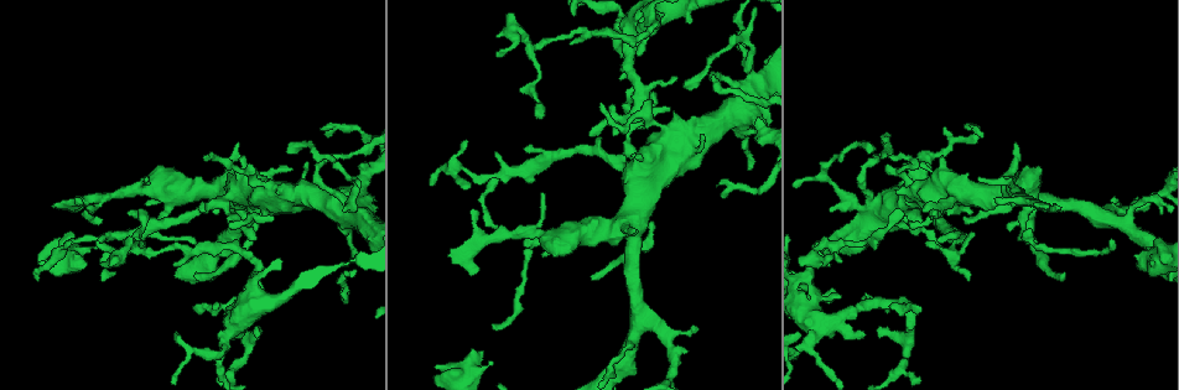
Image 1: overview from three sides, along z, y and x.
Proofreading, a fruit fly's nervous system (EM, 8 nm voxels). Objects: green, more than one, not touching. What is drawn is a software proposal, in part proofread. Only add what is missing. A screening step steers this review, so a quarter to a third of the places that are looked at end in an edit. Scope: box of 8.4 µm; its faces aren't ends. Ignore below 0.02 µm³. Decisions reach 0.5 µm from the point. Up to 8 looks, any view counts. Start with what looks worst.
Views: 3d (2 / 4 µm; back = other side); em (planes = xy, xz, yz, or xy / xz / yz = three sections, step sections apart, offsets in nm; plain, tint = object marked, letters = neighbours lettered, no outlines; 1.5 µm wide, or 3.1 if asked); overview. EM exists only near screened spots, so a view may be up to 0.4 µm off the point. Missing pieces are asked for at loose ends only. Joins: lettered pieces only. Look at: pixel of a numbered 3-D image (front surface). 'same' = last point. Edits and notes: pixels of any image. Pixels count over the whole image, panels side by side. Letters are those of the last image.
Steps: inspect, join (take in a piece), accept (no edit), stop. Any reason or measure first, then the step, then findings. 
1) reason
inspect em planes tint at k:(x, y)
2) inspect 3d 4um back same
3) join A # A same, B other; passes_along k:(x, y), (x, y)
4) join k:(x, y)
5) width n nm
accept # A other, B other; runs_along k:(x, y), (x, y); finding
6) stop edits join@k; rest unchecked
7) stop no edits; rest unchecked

end of a long branch
inspect 3d 4um at 1:(490, 362)

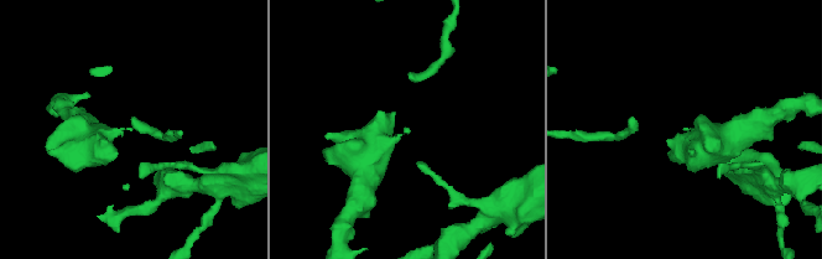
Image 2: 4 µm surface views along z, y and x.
inspect em planes letters at 2:(128, 129)

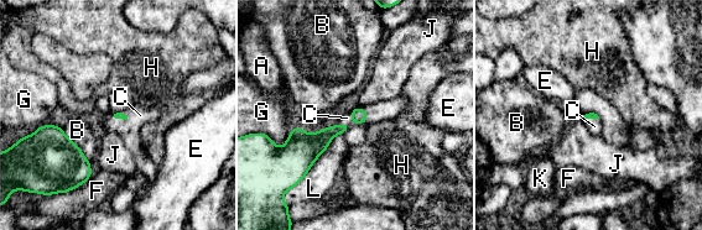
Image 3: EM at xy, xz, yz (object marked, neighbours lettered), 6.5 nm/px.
join C # A other, B other, C same, E other, F other, G other, H other, J other, K other, L other; passes_along 3:(119, 115), (121, 118), (140, 115); the neuron continues

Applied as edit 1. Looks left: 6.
inspect overview

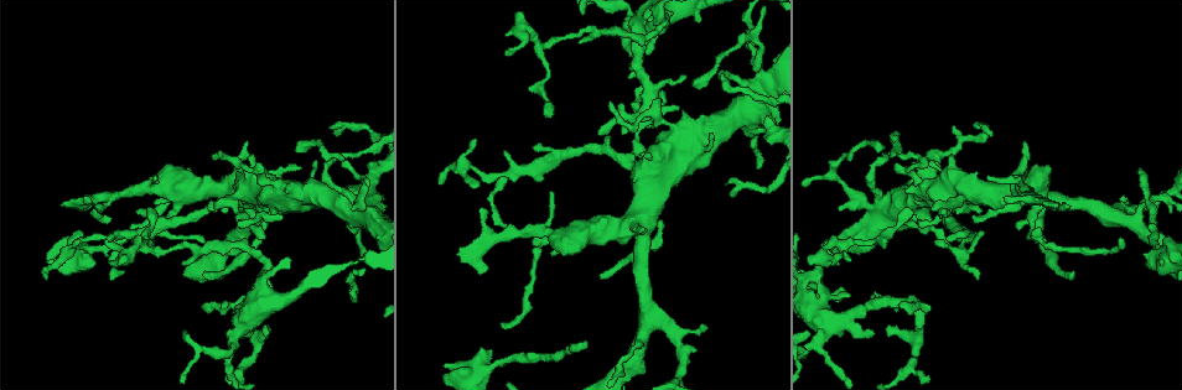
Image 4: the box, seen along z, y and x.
an open end
inspect em yz step 4 letters at 4:(552, 191)

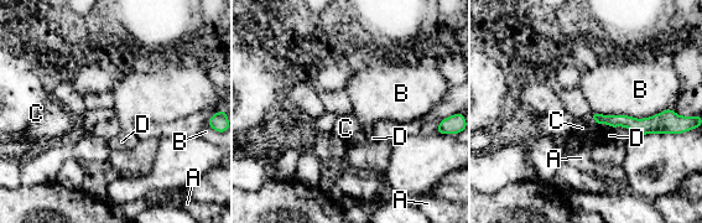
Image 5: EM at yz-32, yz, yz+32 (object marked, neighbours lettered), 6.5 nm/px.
longest_contact B 500 nm
accept # A other, B other, C other, D other; runs_along 5:(594, 115), (633, 124), (654, 124), (662, 115); none of them fits

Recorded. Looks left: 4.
tapers out
inspect 3d 4um at 4:(505, 54)

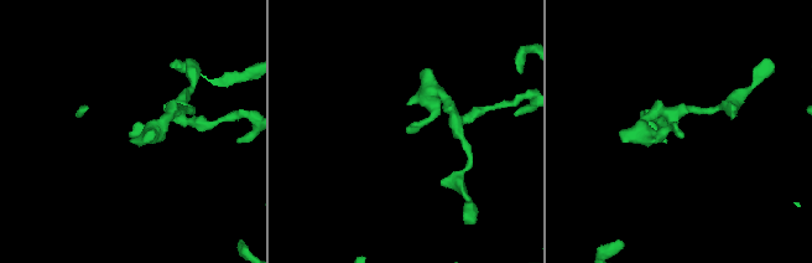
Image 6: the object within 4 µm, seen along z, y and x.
inspect em xz step 4 letters at 6:(131, 134)

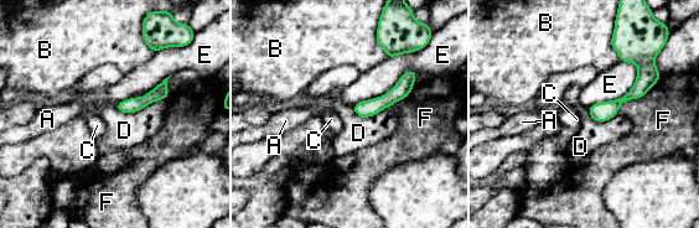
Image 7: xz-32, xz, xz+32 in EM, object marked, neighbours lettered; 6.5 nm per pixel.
accept # A other, B other, C other, D other, E other, F other; border 7:(166, 97), (129, 113), (114, 105); none of them fits

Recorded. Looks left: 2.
stop edits join@3; rest unchecked

